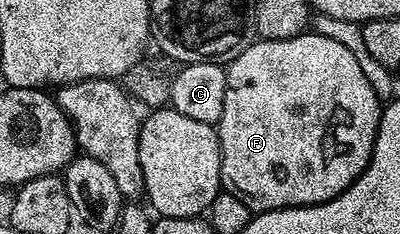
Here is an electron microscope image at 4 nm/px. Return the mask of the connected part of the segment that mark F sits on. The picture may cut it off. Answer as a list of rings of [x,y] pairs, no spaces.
[[[313,30],[287,40],[258,38],[225,69],[224,114],[216,125],[225,191],[236,194],[251,210],[303,208],[336,198],[360,178],[374,149],[383,105],[347,47]]]

